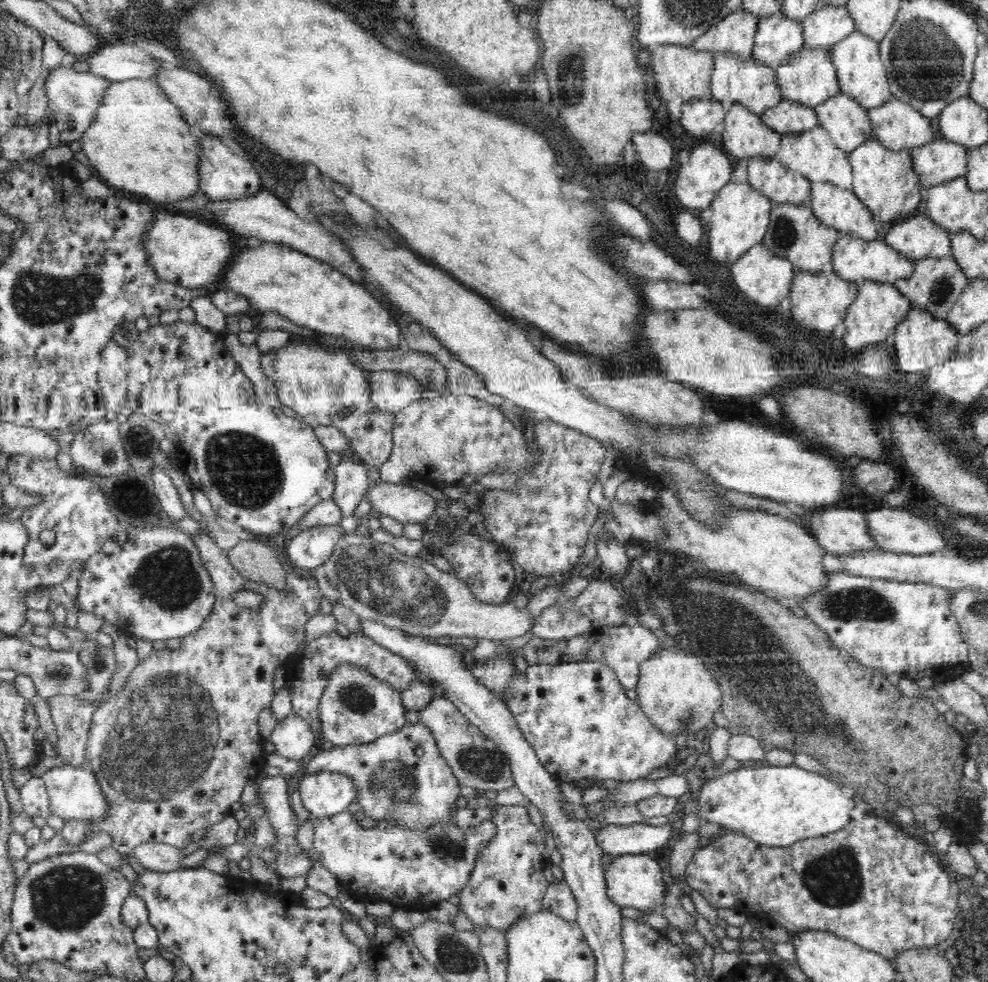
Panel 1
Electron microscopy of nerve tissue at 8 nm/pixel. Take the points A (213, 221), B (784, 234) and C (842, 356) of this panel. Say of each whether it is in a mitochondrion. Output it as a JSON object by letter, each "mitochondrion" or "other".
{"A":"other","B":"mitochondrion","C":"other"}

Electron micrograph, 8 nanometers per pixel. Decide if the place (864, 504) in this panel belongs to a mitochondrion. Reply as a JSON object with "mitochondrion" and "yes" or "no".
{"mitochondrion":"no"}

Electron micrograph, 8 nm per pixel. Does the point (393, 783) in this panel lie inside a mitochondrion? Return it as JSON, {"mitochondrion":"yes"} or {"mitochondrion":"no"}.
{"mitochondrion":"yes"}

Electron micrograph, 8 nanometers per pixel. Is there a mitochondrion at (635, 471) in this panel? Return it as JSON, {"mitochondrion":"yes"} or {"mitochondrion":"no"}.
{"mitochondrion":"no"}

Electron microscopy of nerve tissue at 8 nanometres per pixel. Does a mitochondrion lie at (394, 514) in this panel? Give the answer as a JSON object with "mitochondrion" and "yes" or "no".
{"mitochondrion":"no"}

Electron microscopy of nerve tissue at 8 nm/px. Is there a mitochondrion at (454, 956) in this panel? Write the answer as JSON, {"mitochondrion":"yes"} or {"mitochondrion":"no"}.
{"mitochondrion":"yes"}

